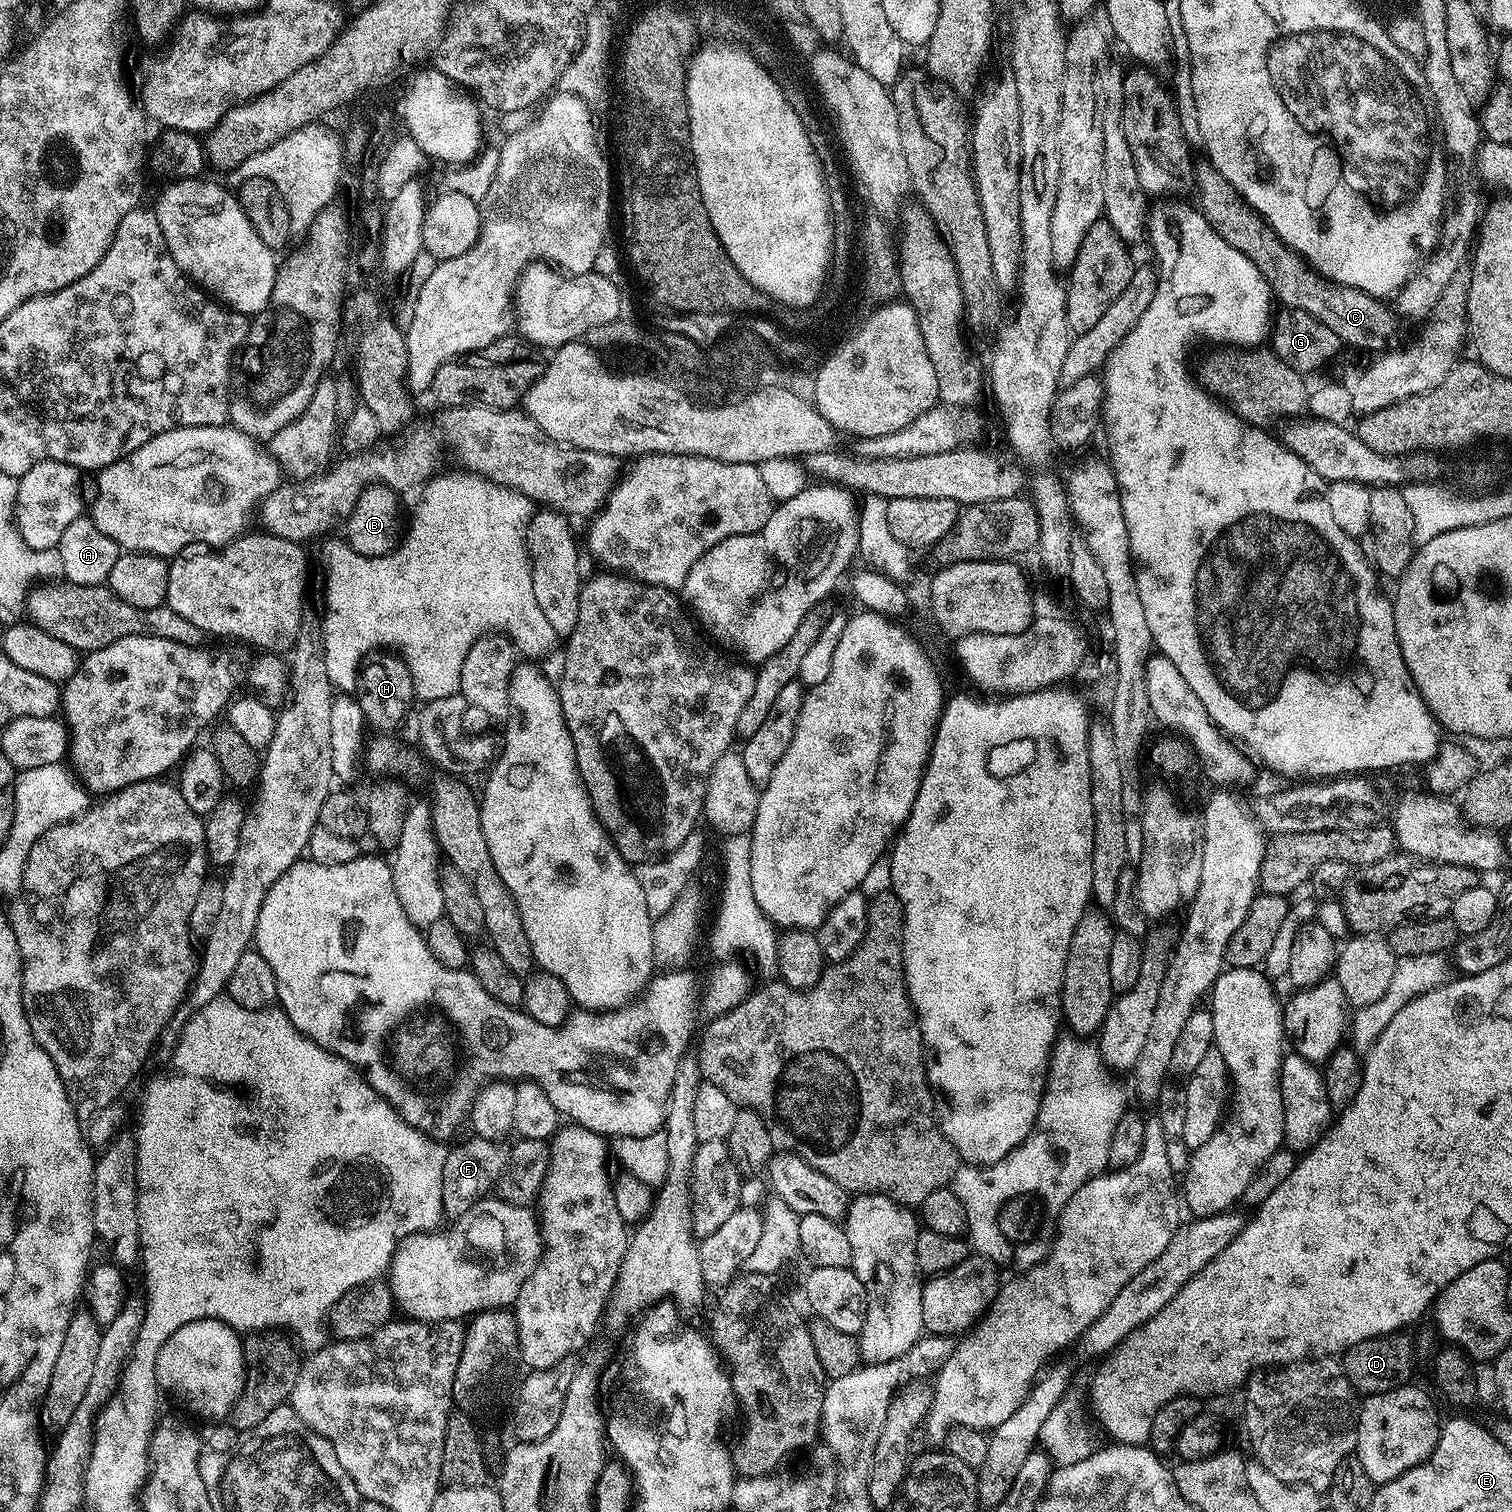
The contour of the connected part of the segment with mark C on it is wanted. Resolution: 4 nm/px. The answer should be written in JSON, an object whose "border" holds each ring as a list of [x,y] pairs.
{"border":[[[1211,162],[1203,163],[1197,163],[1194,168],[1194,193],[1200,199],[1198,211],[1223,240],[1230,242],[1234,250],[1242,250],[1242,254],[1246,254],[1246,258],[1258,266],[1262,278],[1266,278],[1268,287],[1272,289],[1273,297],[1285,308],[1314,314],[1318,322],[1330,326],[1330,330],[1338,334],[1341,345],[1369,348],[1372,354],[1383,353],[1389,347],[1388,339],[1396,332],[1397,313],[1392,313],[1384,305],[1387,303],[1383,299],[1357,288],[1347,288],[1345,284],[1335,284],[1333,280],[1325,280],[1303,256],[1278,238],[1264,217],[1240,197],[1238,190],[1234,190],[1234,186],[1222,178]]]}

